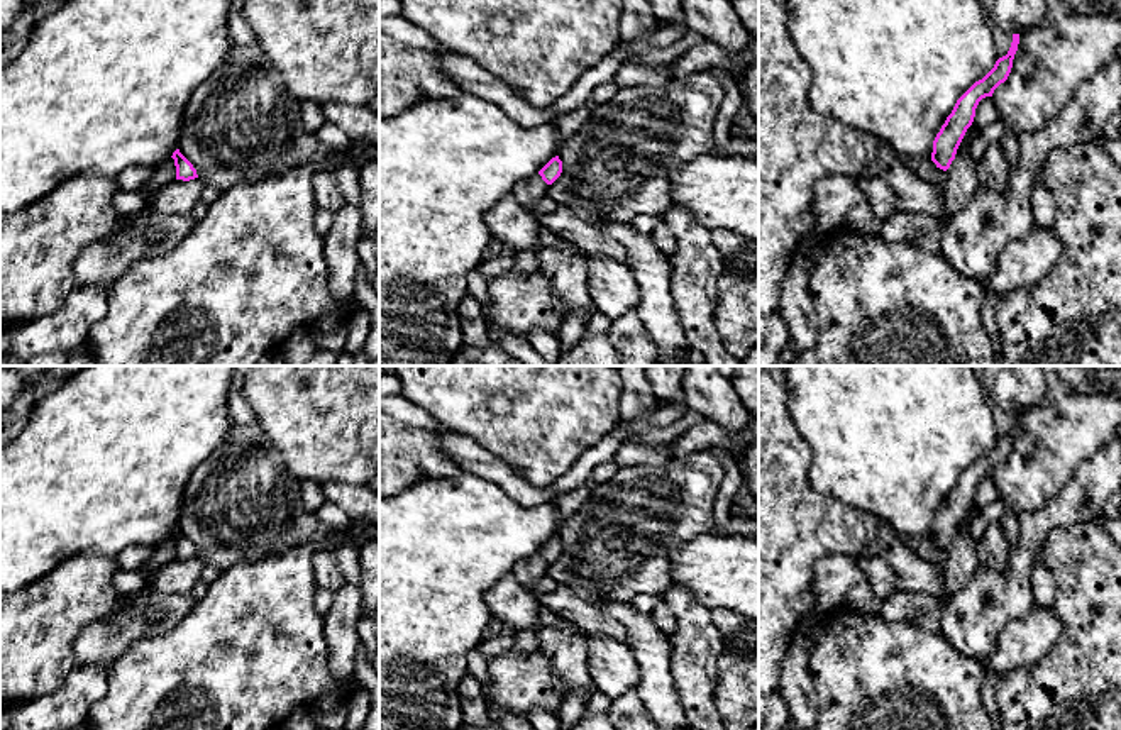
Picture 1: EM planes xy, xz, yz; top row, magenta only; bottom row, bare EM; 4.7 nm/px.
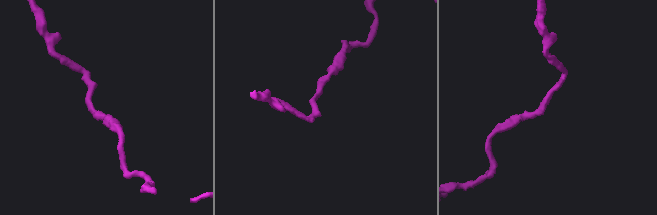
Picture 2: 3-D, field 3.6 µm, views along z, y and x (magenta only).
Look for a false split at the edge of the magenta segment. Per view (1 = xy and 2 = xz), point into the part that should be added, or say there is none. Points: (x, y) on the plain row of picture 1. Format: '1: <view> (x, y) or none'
1: none
2: none

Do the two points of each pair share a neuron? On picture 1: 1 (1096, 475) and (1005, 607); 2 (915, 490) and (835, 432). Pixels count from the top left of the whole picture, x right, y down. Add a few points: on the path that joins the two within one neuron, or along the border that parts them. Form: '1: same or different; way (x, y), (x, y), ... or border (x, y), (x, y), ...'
1: same; way (1064, 507), (1032, 539), (1018, 575)
2: same; way (894, 470), (855, 432)

